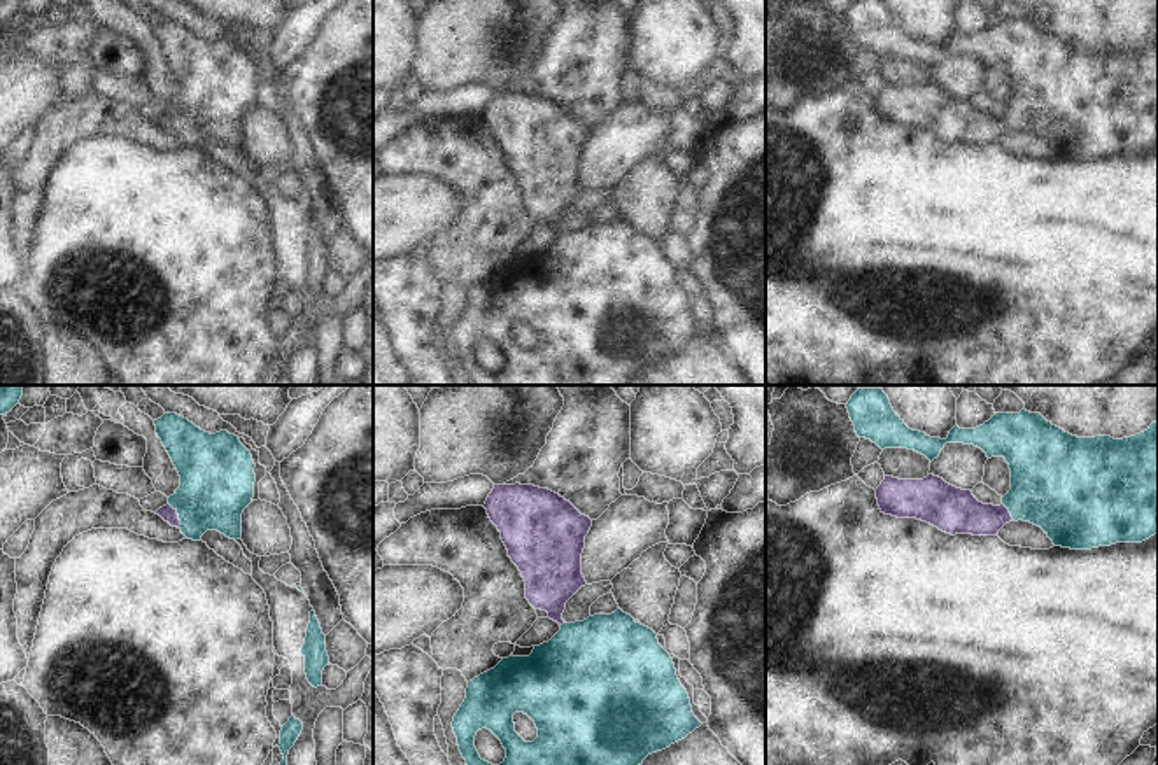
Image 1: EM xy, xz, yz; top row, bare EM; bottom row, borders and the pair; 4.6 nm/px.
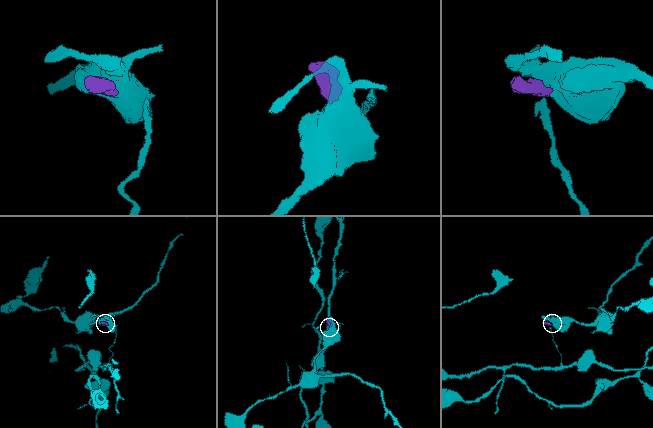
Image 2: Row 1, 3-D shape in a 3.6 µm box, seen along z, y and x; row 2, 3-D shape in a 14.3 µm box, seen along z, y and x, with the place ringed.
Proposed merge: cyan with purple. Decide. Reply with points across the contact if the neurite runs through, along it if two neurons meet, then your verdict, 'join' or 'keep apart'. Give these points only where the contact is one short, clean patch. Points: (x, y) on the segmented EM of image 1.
runs through xy (218, 477), (177, 513), (167, 513); join

